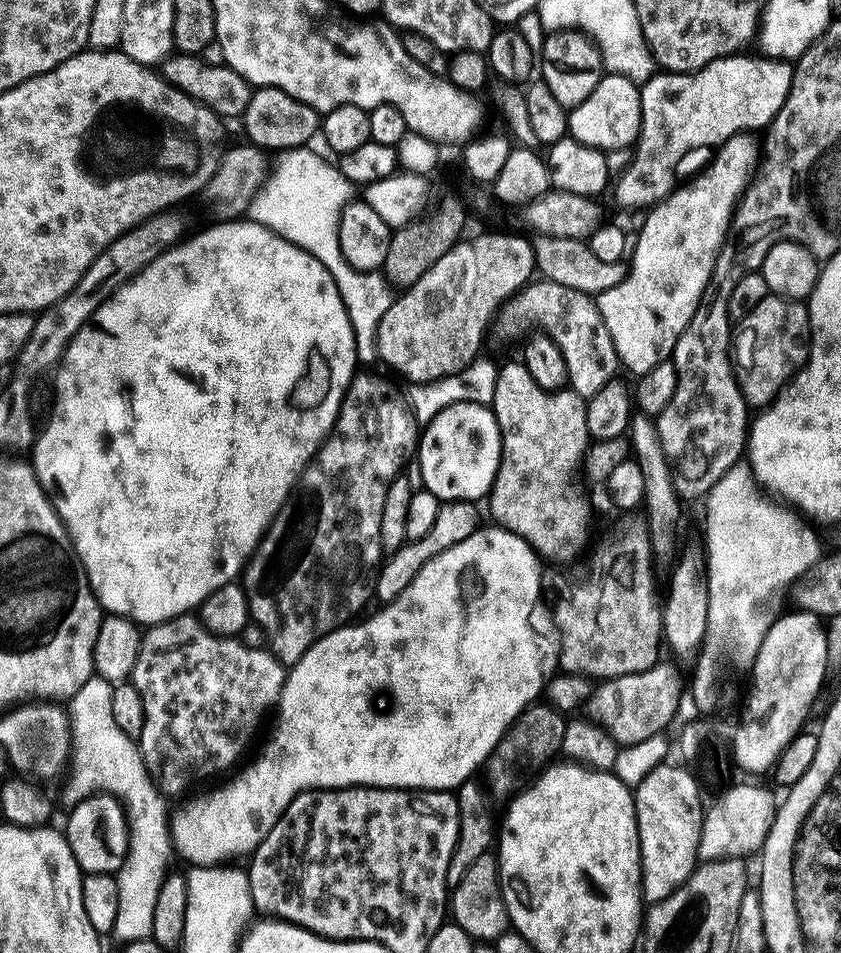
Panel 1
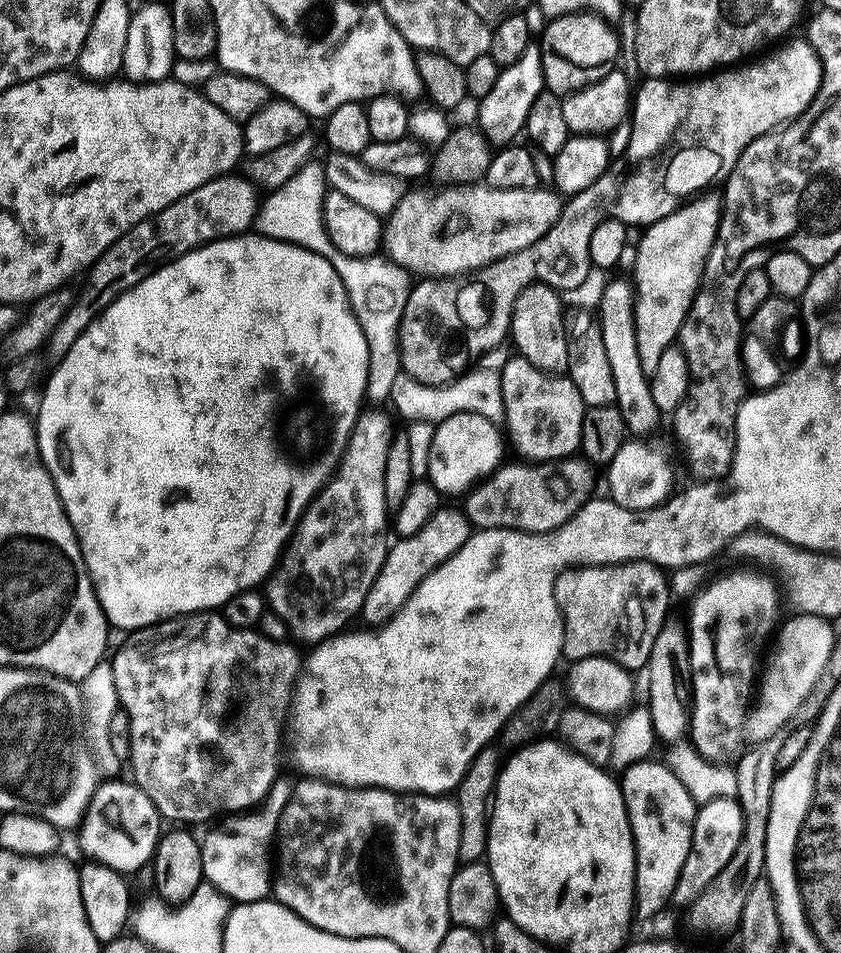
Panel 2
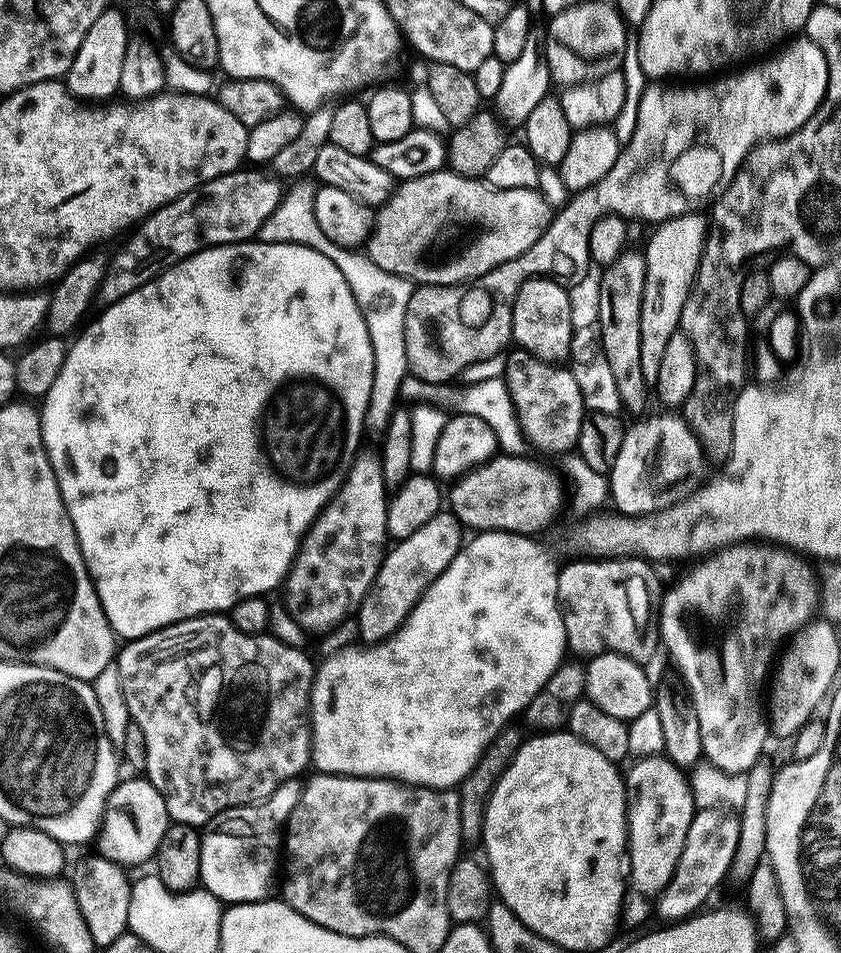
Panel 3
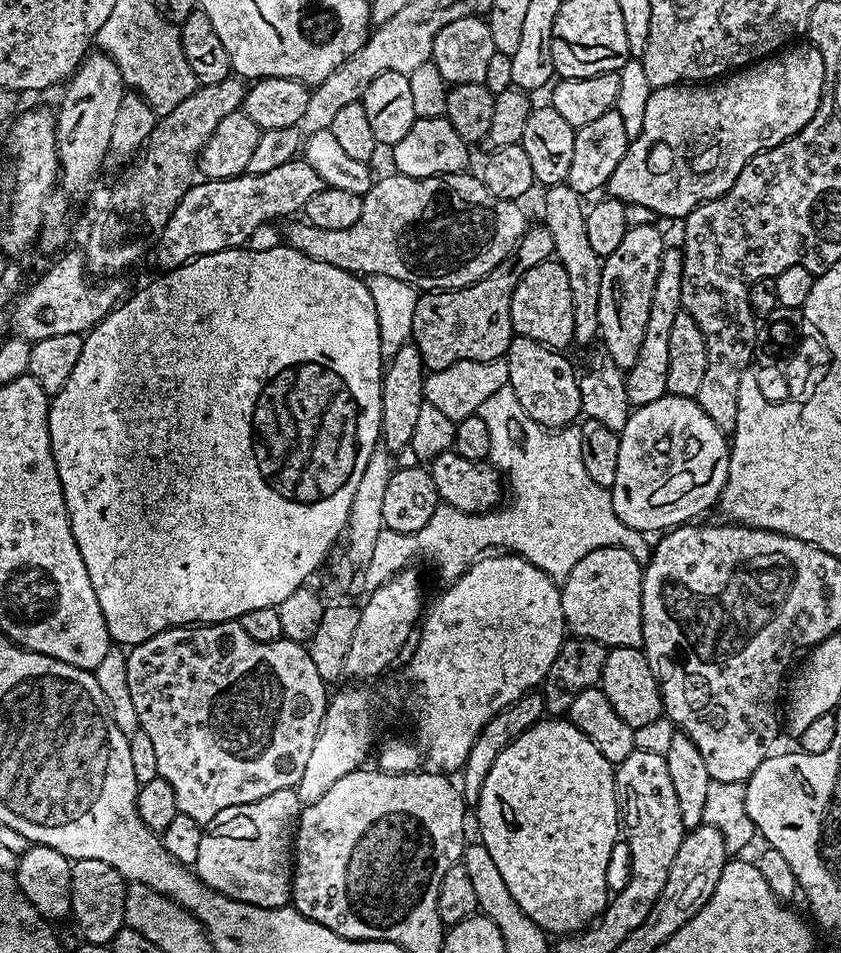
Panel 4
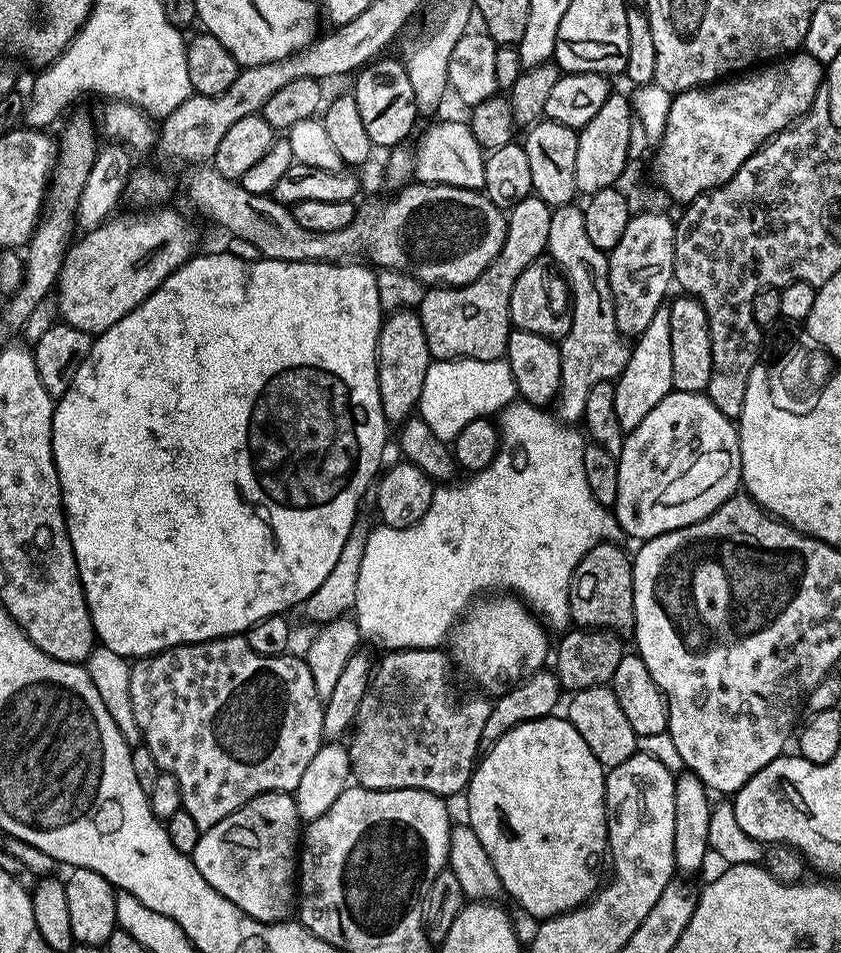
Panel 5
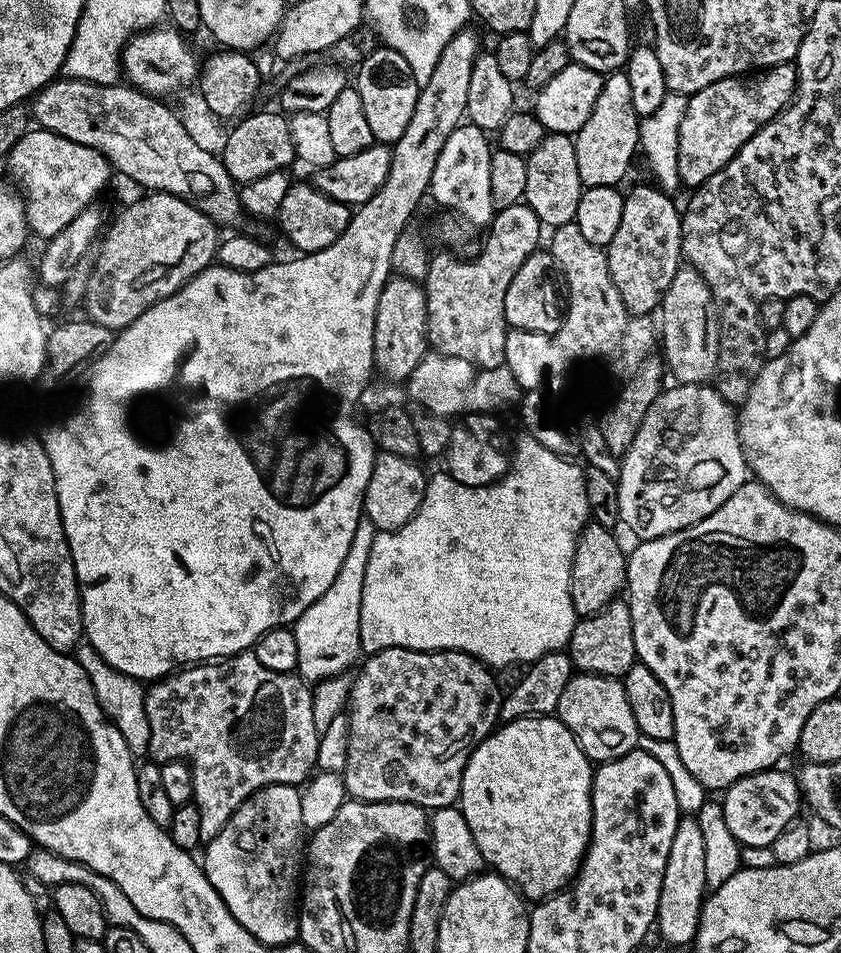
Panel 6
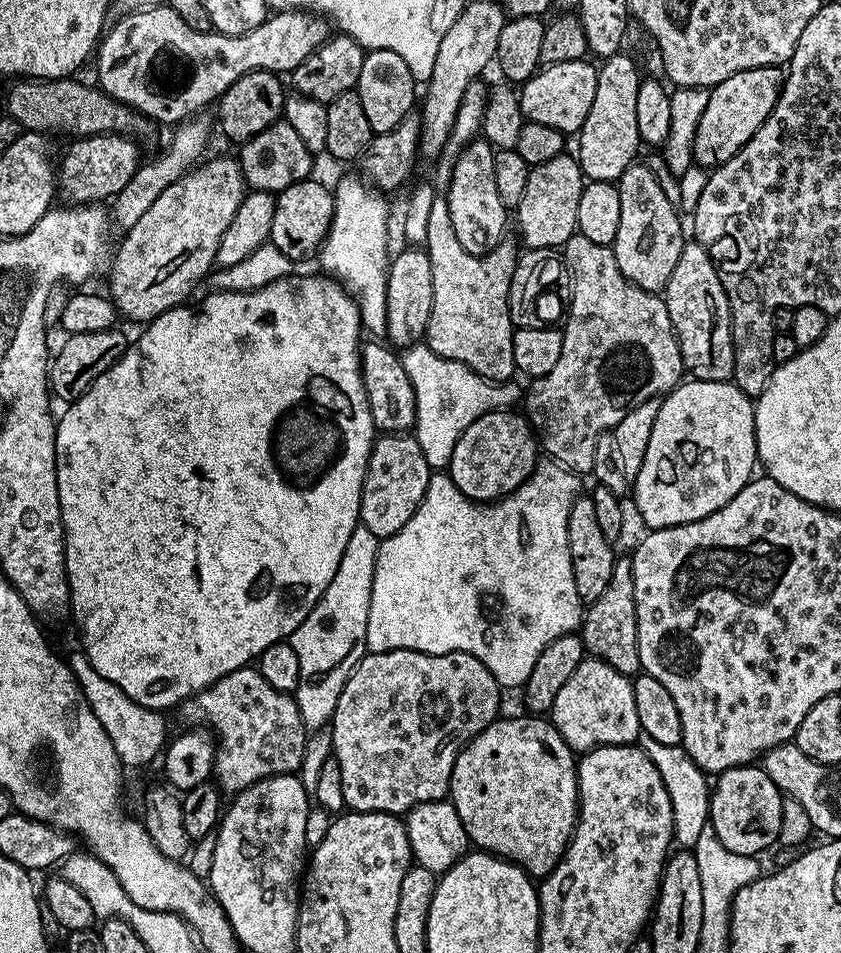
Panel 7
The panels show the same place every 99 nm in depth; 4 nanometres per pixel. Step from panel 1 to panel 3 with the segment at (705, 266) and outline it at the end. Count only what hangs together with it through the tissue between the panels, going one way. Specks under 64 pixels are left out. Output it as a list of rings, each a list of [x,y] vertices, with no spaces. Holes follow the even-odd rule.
[[[699,211],[686,212],[682,216],[673,216],[659,225],[660,228],[648,240],[648,249],[643,249],[642,255],[646,262],[646,278],[644,279],[644,297],[642,298],[642,318],[640,319],[640,345],[642,346],[642,378],[649,384],[655,385],[658,370],[661,368],[662,353],[666,350],[666,342],[680,327],[680,315],[688,301],[688,293],[692,291],[701,271],[700,256],[706,252],[707,221],[700,217]]]

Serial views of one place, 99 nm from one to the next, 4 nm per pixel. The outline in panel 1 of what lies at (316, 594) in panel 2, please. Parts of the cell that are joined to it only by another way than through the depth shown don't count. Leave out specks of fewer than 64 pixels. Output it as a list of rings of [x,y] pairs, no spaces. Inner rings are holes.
[[[357,374],[352,377],[348,392],[344,396],[344,402],[340,407],[340,416],[336,420],[336,426],[332,430],[331,436],[324,442],[324,447],[317,452],[316,457],[309,462],[304,473],[300,475],[299,481],[287,504],[281,508],[273,524],[268,527],[264,534],[264,539],[260,541],[260,546],[256,550],[252,559],[248,562],[242,573],[242,583],[244,593],[250,606],[250,617],[262,631],[268,635],[267,647],[273,656],[285,666],[298,663],[302,654],[314,646],[326,634],[330,634],[335,628],[342,628],[353,618],[359,617],[364,607],[374,596],[376,577],[378,569],[382,563],[382,549],[380,547],[380,535],[382,534],[382,506],[386,506],[386,490],[390,482],[401,471],[400,463],[404,460],[404,451],[408,444],[415,445],[418,440],[418,428],[414,423],[414,417],[406,403],[405,397],[388,380],[383,380],[380,376],[363,376]]]

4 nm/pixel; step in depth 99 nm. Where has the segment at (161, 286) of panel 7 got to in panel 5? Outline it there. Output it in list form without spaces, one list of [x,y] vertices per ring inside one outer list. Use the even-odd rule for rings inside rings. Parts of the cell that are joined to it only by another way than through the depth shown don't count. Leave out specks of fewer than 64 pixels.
[[[156,206],[151,210],[140,210],[137,216],[113,215],[98,225],[97,228],[85,231],[80,241],[69,247],[64,254],[64,264],[60,267],[60,279],[54,295],[59,308],[59,319],[83,332],[99,334],[106,331],[114,322],[126,318],[174,270],[178,270],[187,260],[191,260],[196,248],[196,228],[180,212],[166,206]]]

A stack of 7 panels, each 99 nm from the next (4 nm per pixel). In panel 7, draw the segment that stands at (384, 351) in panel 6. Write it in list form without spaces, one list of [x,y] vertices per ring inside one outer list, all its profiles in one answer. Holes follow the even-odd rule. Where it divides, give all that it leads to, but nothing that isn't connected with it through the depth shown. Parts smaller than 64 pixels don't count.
[[[404,246],[400,253],[391,257],[388,266],[388,285],[386,286],[386,330],[387,343],[403,350],[419,344],[428,331],[428,319],[434,302],[434,270],[430,270],[430,258],[420,246]]]

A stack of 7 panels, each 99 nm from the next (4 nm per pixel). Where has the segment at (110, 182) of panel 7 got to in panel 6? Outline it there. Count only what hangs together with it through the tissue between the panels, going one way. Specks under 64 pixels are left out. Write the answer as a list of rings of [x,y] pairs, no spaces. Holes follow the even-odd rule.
[[[39,126],[18,138],[18,146],[8,152],[6,163],[12,175],[11,183],[26,201],[31,235],[41,236],[44,242],[51,240],[58,230],[66,230],[82,210],[93,207],[97,203],[96,195],[114,176],[112,165],[98,150]]]

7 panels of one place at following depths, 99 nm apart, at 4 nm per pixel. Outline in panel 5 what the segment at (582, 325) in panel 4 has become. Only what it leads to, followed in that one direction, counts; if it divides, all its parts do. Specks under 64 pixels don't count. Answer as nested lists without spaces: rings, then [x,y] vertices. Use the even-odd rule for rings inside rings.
[[[571,203],[552,208],[547,255],[564,273],[568,290],[572,293],[572,325],[564,339],[559,341],[562,378],[560,392],[554,401],[555,415],[563,423],[572,426],[583,421],[590,390],[594,390],[598,384],[615,382],[622,370],[626,370],[630,344],[618,330],[614,318],[614,302],[608,281],[608,257],[586,235],[583,207]]]

